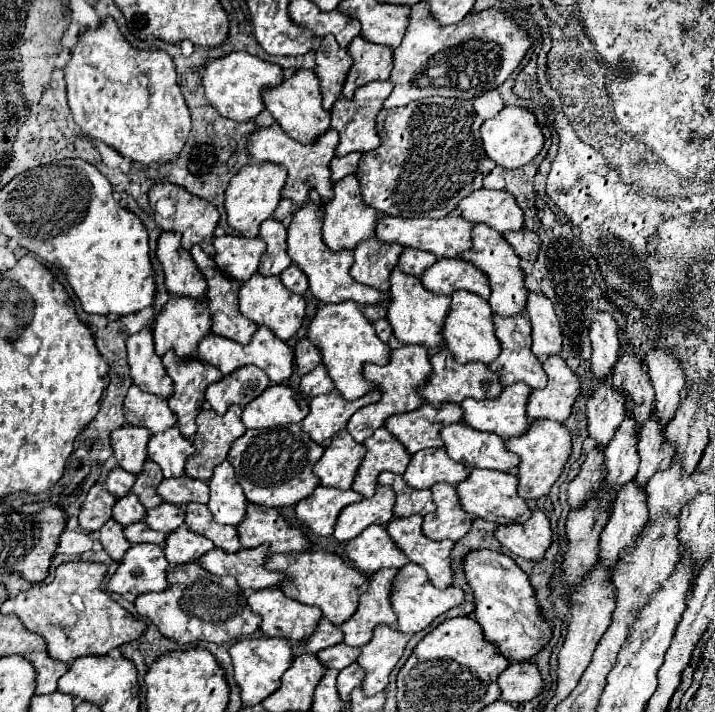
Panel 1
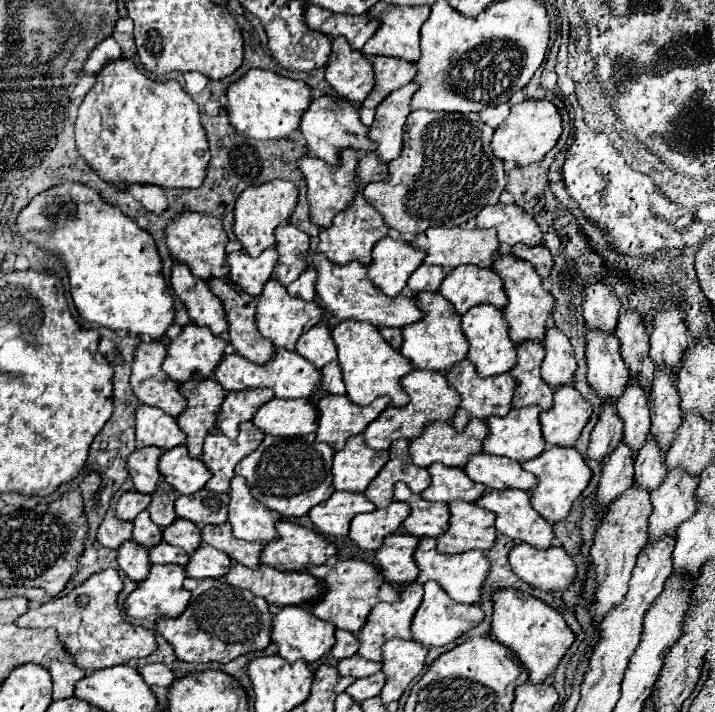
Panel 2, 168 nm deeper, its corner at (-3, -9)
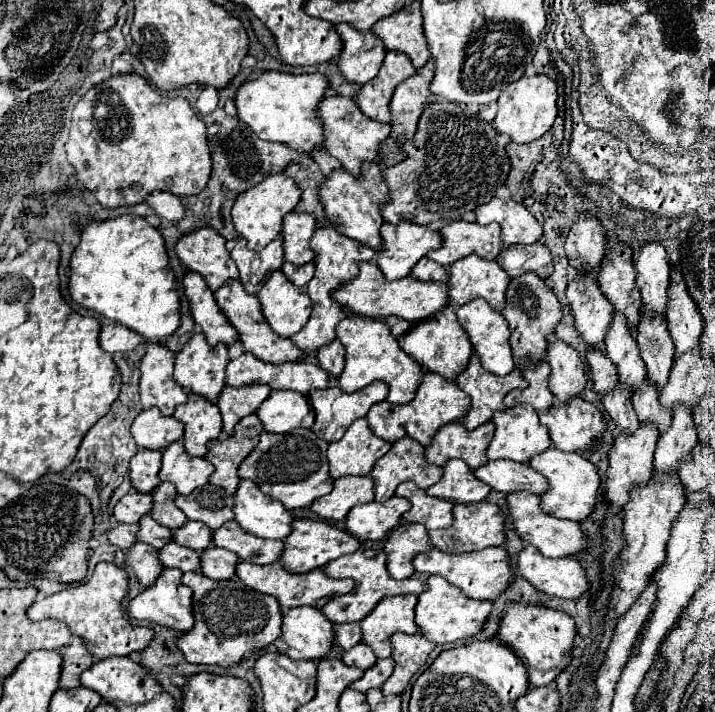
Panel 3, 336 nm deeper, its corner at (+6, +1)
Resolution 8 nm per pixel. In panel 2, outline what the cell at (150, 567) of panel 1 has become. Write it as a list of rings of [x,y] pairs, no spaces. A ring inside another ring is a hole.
[[[152,564],[150,574],[146,576],[146,580],[138,582],[138,586],[126,596],[126,614],[132,618],[160,618],[160,616],[180,616],[180,612],[184,612],[188,600],[190,600],[190,592],[182,586],[186,574],[184,568],[180,568],[178,564]]]

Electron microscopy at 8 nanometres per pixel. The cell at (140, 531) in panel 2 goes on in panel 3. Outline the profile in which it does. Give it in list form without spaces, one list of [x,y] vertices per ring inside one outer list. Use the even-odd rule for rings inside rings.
[[[143,516],[139,522],[139,540],[151,544],[153,548],[161,550],[167,542],[171,542],[171,530],[167,526],[157,524],[151,516]]]

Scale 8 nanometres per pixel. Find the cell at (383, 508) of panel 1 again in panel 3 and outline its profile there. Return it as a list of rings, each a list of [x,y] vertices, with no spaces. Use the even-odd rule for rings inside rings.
[[[399,496],[389,498],[387,502],[369,502],[353,506],[345,524],[347,530],[359,540],[381,540],[395,526],[399,526],[403,514],[411,508],[411,502]]]

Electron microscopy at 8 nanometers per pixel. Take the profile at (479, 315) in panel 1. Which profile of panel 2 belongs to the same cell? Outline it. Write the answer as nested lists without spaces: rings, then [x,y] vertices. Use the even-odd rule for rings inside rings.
[[[480,304],[472,306],[462,316],[462,332],[470,344],[466,358],[476,366],[478,376],[496,376],[508,372],[516,362],[516,350],[512,340],[508,340],[508,324],[502,318],[502,312],[494,308],[492,304]]]

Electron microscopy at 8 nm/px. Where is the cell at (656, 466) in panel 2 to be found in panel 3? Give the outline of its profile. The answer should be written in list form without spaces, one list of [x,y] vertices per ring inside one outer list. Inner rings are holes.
[[[645,376],[645,382],[639,386],[639,390],[633,392],[633,408],[639,416],[639,422],[655,422],[659,432],[667,430],[671,424],[671,410],[663,410],[659,406],[659,390],[657,386],[651,386],[651,380]]]

